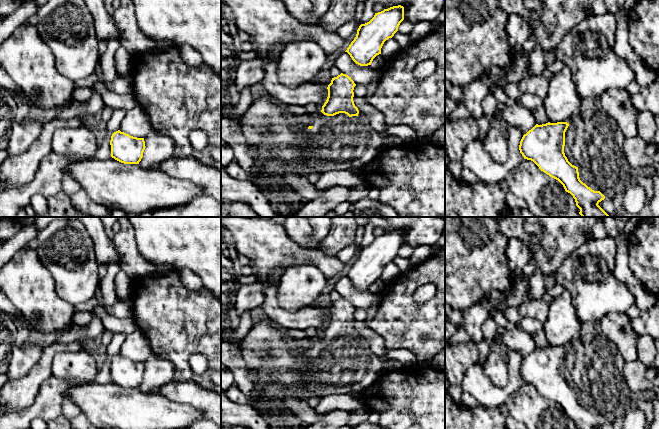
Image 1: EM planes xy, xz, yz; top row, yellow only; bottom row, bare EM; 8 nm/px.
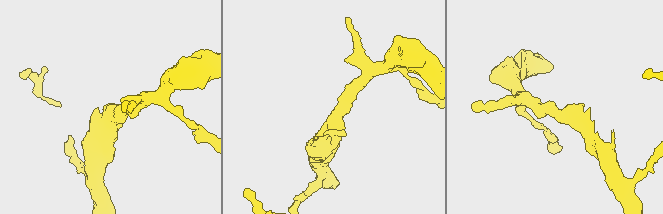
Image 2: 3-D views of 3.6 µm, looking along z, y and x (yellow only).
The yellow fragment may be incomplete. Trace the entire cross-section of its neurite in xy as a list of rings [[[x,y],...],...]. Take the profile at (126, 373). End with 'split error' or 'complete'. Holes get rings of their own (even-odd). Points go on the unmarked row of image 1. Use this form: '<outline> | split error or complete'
[[[120,354],[110,364],[111,381],[124,388],[139,388],[145,374],[144,362],[130,360]]] | complete

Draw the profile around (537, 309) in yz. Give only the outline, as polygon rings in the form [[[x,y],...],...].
[[[532,299],[528,303],[523,303],[519,307],[521,316],[527,316],[539,320],[544,323],[547,320],[548,305],[542,300]]]

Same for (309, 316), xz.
[[[269,286],[264,289],[265,300],[262,304],[265,316],[272,323],[283,330],[298,329],[306,330],[316,327],[321,331],[327,324],[327,310],[317,306],[305,306],[296,311],[282,308],[278,302],[277,288]]]

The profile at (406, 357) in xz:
[[[405,348],[390,349],[387,351],[386,356],[388,359],[399,361],[404,367],[417,363],[414,353]]]

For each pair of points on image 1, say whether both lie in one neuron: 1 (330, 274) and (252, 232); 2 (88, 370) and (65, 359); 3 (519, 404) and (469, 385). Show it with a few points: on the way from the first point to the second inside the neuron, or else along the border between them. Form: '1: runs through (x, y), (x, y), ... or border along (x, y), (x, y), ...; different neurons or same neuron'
1: runs through (312, 256), (295, 255), (272, 249); same neuron
2: runs through (82, 369), (78, 368), (71, 361); same neuron
3: border along (523, 383), (511, 392), (498, 409); different neurons

